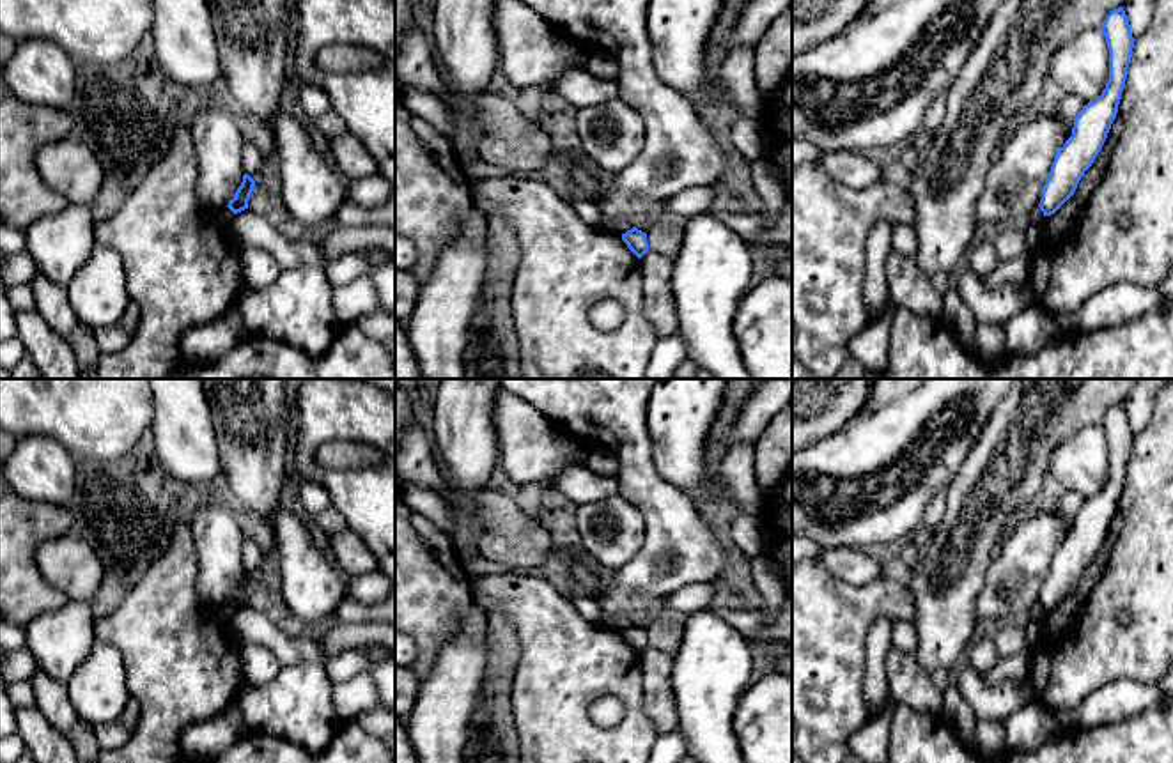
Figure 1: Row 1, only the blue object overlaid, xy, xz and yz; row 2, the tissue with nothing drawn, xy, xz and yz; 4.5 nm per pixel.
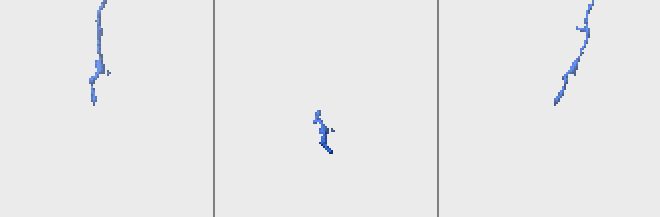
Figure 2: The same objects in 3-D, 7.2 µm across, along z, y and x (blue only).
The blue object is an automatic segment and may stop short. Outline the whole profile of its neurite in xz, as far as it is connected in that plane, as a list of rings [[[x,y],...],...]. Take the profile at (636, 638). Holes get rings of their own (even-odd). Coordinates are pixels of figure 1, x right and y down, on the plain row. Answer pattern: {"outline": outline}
{"outline": [[[633,623],[625,630],[622,630],[622,637],[627,641],[627,644],[641,655],[649,648],[649,637],[647,630]]]}

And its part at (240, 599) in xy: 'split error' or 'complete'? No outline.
complete

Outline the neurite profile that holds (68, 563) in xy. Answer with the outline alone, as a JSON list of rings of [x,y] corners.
[[[73,533],[43,542],[35,563],[43,577],[71,602],[89,602],[103,581],[99,556]]]

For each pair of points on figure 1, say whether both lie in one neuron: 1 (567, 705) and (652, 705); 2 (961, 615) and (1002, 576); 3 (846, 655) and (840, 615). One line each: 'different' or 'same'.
1: different
2: different
3: same

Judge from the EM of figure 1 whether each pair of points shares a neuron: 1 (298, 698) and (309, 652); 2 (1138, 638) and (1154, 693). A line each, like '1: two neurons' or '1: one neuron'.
1: two neurons
2: two neurons

